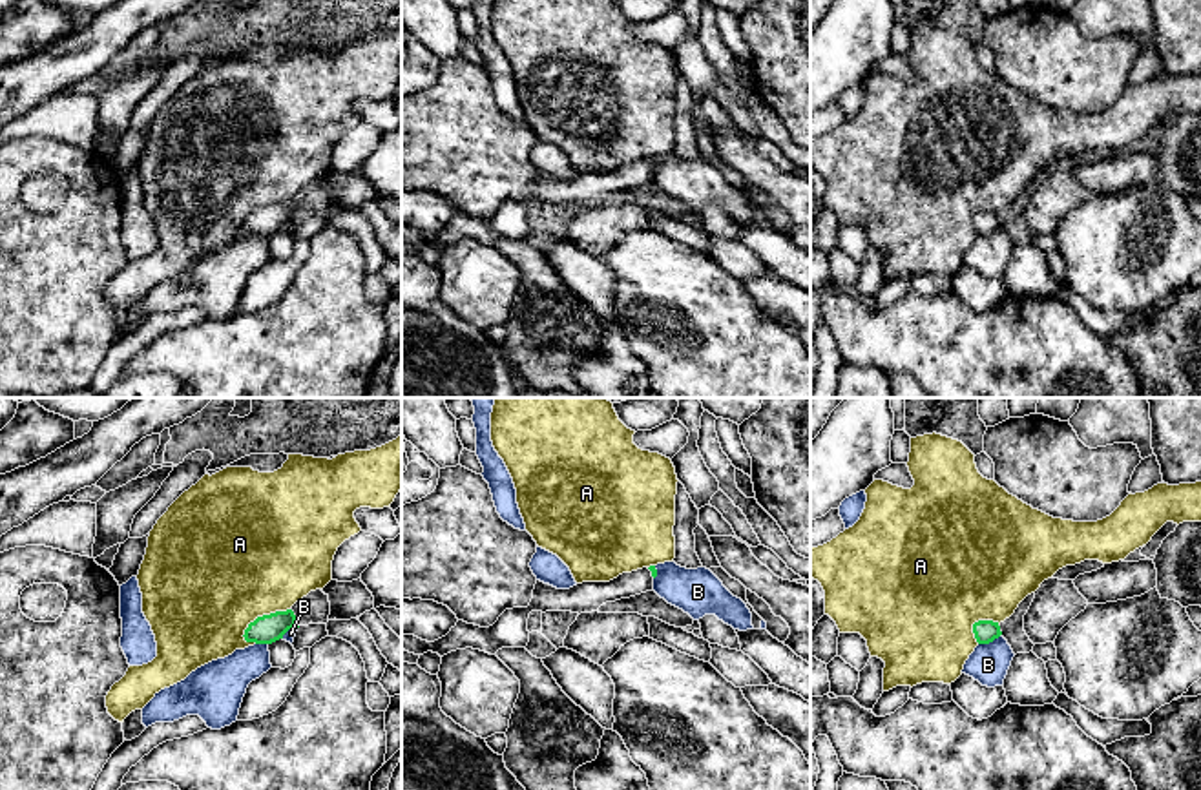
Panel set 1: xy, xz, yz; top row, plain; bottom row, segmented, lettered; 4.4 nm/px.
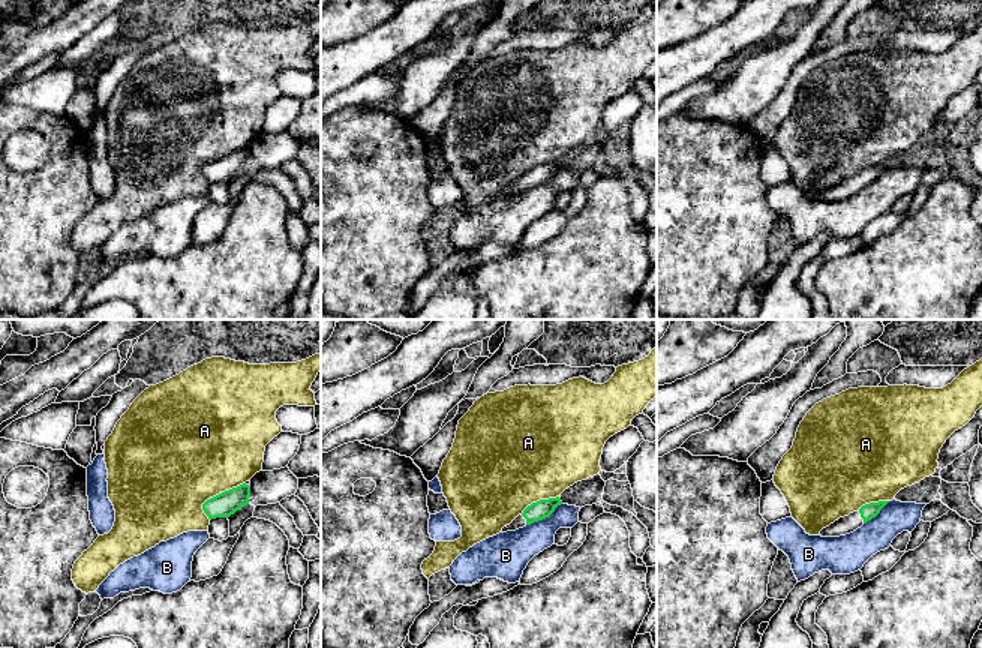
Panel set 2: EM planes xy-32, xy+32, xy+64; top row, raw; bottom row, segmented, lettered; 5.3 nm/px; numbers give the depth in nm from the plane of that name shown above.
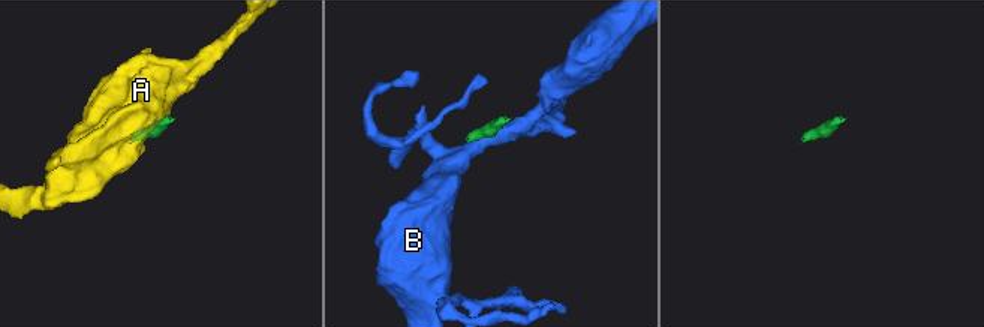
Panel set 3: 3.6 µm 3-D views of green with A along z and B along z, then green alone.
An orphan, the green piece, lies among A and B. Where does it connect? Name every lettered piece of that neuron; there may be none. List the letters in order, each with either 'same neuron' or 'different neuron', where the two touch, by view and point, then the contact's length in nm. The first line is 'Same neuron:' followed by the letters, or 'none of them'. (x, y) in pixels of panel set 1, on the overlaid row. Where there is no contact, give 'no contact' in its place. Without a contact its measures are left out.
Same neuron: none of them
A: different neuron; meets green in xy at (263, 615); contact 240 nm long
B: different neuron; meets green in yz at (990, 641); contact 120 nm long

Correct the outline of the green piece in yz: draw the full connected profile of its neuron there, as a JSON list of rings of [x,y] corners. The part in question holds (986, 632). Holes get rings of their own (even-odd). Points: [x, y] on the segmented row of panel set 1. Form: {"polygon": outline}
{"polygon": [[[993,620],[975,622],[973,633],[978,644],[989,644],[1002,635],[998,622]]]}

